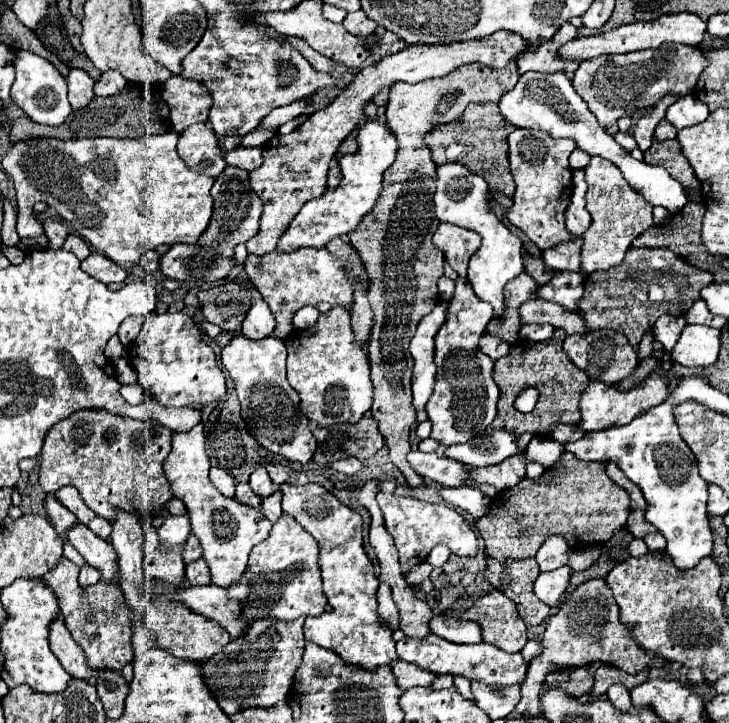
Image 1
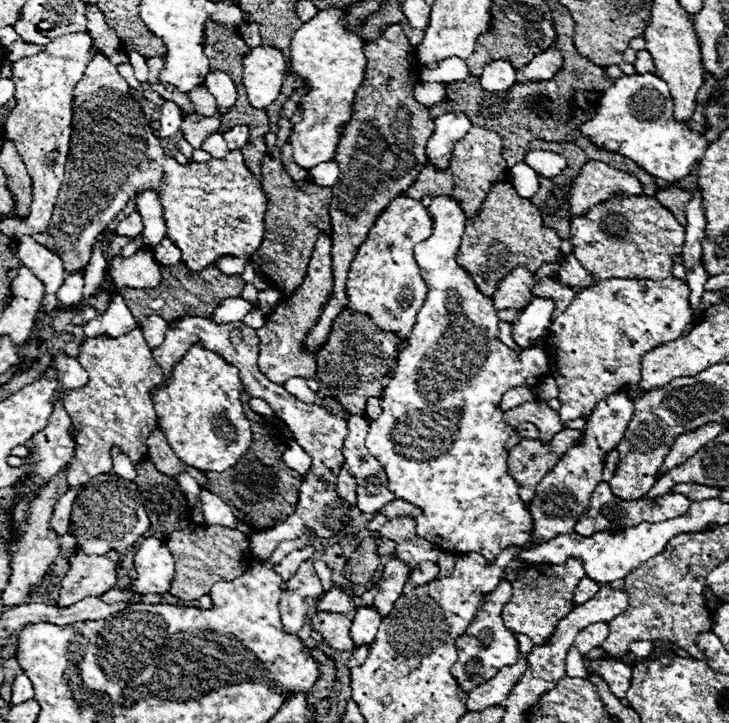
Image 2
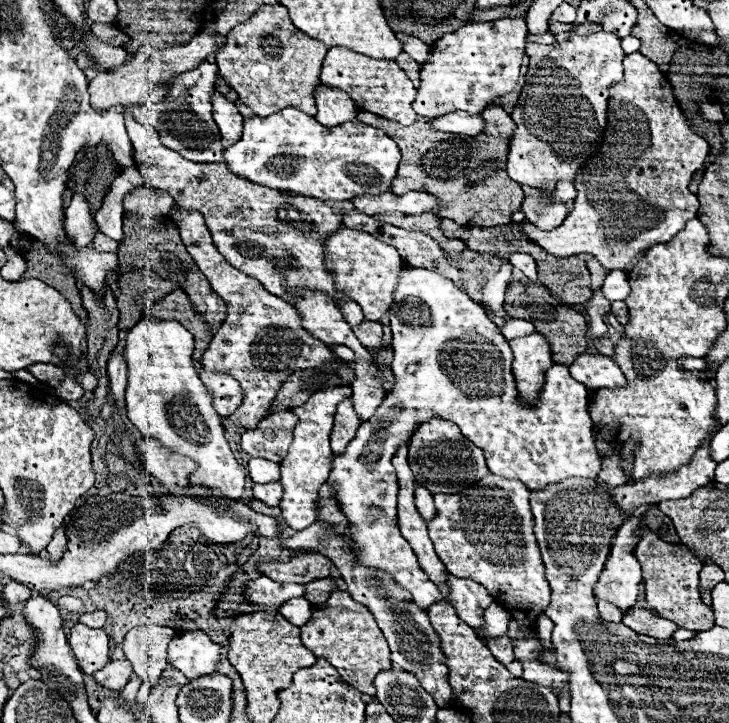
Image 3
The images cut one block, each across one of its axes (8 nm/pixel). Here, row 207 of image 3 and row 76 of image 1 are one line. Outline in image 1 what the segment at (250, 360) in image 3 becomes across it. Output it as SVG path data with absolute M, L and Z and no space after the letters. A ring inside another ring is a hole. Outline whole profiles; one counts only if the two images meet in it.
M172 76L162 86L162 98L170 106L170 120L174 132L184 130L184 126L190 126L192 122L208 120L210 96L204 86L194 80Z

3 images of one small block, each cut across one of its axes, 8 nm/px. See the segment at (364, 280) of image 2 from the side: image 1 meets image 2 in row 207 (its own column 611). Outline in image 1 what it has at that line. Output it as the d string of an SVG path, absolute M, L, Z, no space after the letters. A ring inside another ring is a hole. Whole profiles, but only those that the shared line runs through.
M650 374L642 386L632 388L630 392L618 392L616 388L608 388L604 384L590 382L588 390L582 394L582 400L580 400L580 412L582 412L580 428L586 432L592 432L592 430L602 430L602 428L616 426L616 424L628 424L642 410L658 406L666 398L668 398L668 386L664 382L660 382L660 376L656 376L656 374Z

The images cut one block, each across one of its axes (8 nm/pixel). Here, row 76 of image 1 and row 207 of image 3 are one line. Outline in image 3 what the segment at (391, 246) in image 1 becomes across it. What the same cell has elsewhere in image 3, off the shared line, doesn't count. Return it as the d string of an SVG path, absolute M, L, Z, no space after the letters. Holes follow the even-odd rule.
M488 106L484 112L484 122L486 128L480 136L476 138L448 138L448 140L430 140L430 126L428 124L410 124L402 126L392 120L384 120L382 116L376 116L372 112L358 112L358 120L364 124L372 124L374 128L384 130L392 140L396 140L400 152L402 152L402 162L396 174L396 180L392 180L392 192L396 196L404 196L408 190L414 192L428 192L440 200L440 208L434 212L438 218L450 218L458 222L460 226L478 226L478 228L490 228L498 224L510 224L512 222L512 212L516 212L524 200L522 188L508 178L506 174L506 160L508 160L508 142L514 132L514 122L510 114L506 114L498 106Z

